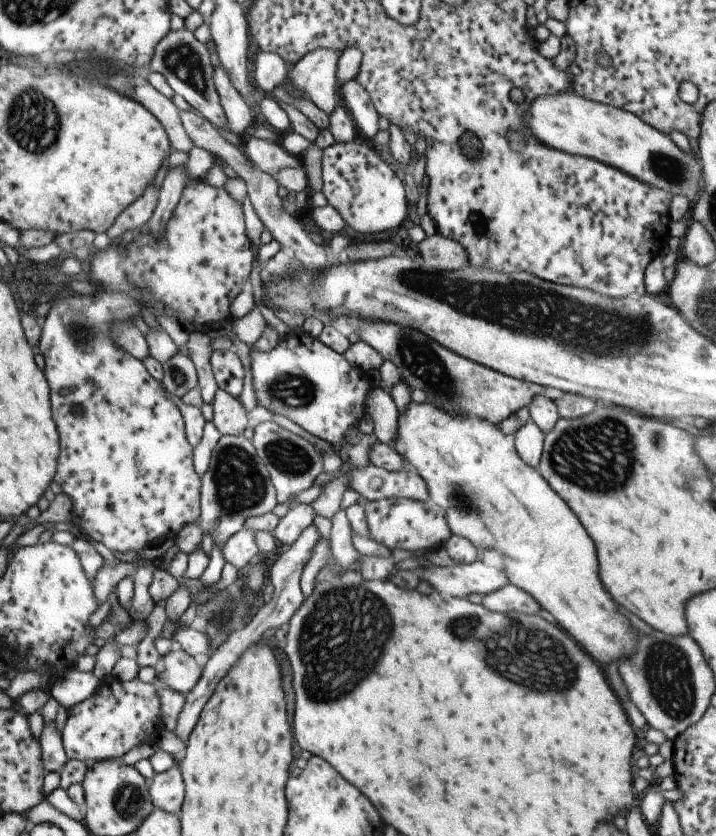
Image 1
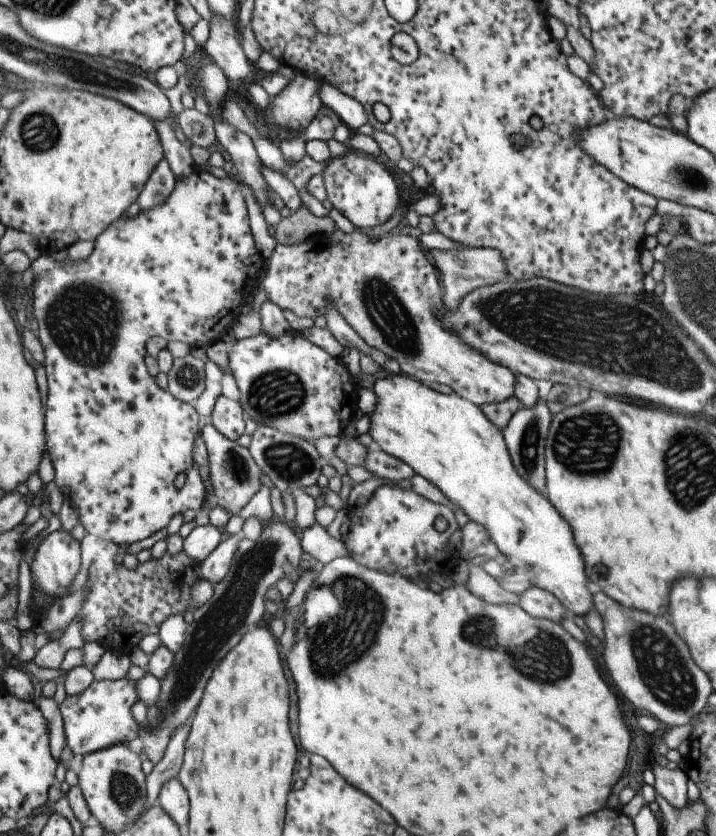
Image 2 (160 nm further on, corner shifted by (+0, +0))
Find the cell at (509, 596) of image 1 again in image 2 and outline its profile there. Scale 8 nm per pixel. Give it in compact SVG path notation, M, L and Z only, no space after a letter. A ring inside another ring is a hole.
M529 587L517 596L518 602L516 604L529 616L539 616L539 618L555 620L555 622L563 620L563 616L565 616L565 608L561 606L561 602L553 594L541 590L539 587Z

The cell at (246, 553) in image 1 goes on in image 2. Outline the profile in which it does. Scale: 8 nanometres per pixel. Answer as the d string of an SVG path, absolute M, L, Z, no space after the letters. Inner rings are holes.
M239 535L223 536L222 541L200 562L198 575L214 587L227 574Z

